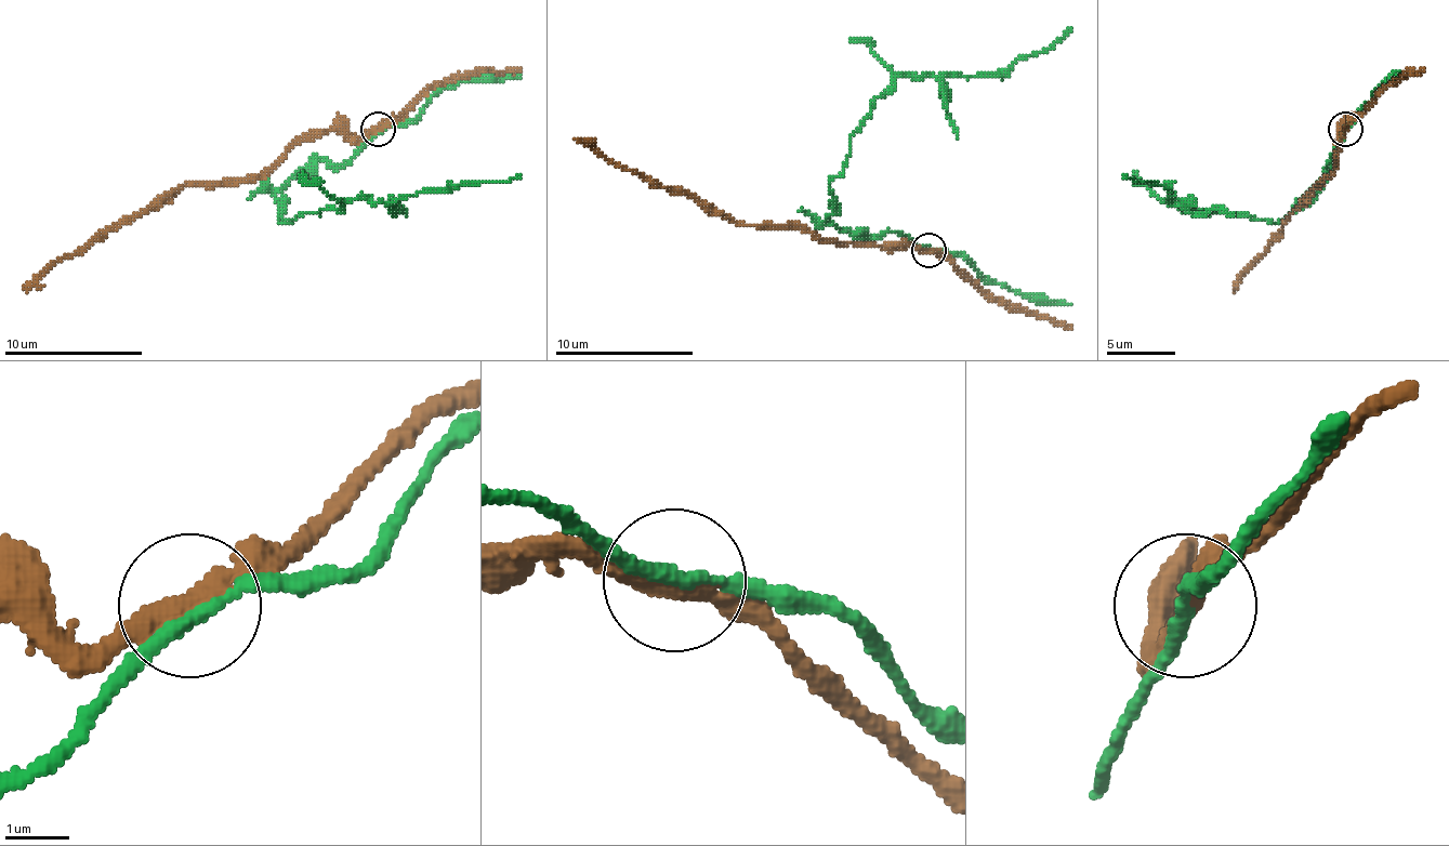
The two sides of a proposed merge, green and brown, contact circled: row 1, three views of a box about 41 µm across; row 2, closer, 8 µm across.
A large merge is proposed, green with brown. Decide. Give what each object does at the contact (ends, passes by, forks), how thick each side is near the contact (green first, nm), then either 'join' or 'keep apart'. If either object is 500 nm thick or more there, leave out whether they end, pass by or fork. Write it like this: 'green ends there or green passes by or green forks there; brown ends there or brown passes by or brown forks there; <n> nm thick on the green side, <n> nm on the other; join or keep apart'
green passes by; brown passes by; 200 nm thick on the green side, 280 nm on the other; keep apart

